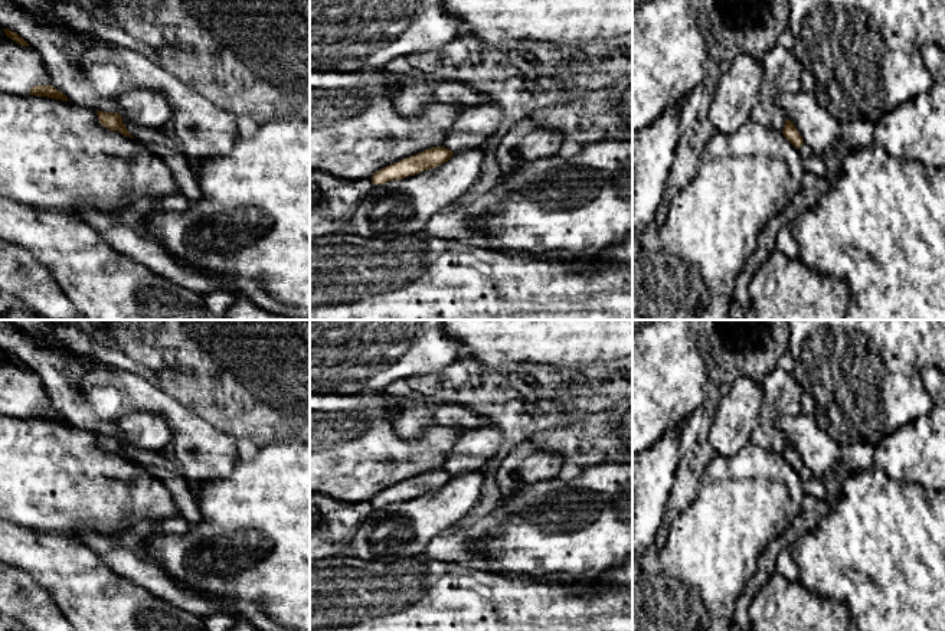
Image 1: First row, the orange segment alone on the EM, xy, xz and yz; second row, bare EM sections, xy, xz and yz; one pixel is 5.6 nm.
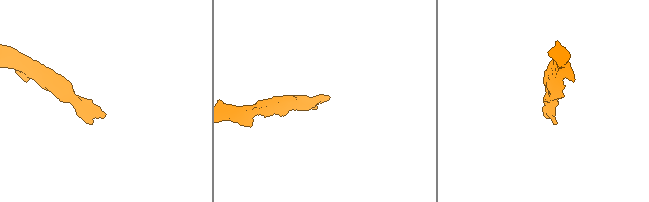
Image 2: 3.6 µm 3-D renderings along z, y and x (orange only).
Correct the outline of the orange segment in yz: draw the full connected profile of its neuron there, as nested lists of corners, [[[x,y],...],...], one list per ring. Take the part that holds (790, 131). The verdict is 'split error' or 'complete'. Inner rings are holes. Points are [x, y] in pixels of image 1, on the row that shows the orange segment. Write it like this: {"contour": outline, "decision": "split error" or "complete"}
{"contour": [[[759,104],[752,111],[751,121],[781,131],[795,148],[800,148],[804,144],[804,140],[800,135],[794,122],[787,120],[784,114],[775,107],[766,107],[763,104]]], "decision": "split error"}

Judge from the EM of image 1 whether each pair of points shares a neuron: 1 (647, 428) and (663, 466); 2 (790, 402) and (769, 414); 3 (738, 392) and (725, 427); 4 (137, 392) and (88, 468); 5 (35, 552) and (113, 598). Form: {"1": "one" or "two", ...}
{"1": "two", "2": "one", "3": "one", "4": "two", "5": "one"}

